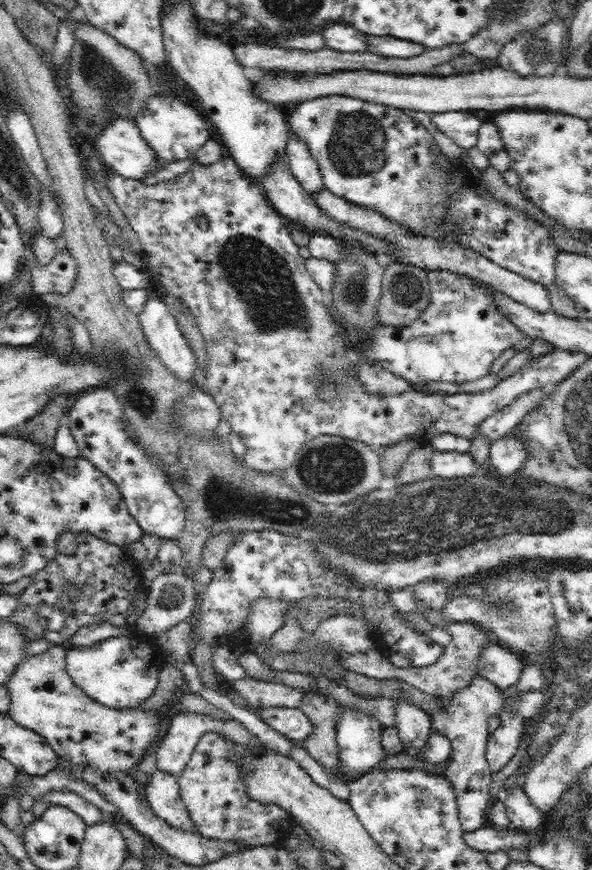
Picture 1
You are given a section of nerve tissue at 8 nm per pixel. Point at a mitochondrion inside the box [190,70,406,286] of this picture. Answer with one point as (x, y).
(358, 141)

